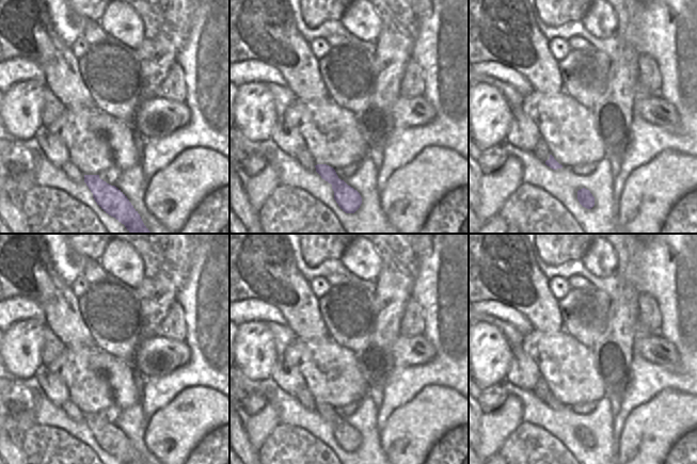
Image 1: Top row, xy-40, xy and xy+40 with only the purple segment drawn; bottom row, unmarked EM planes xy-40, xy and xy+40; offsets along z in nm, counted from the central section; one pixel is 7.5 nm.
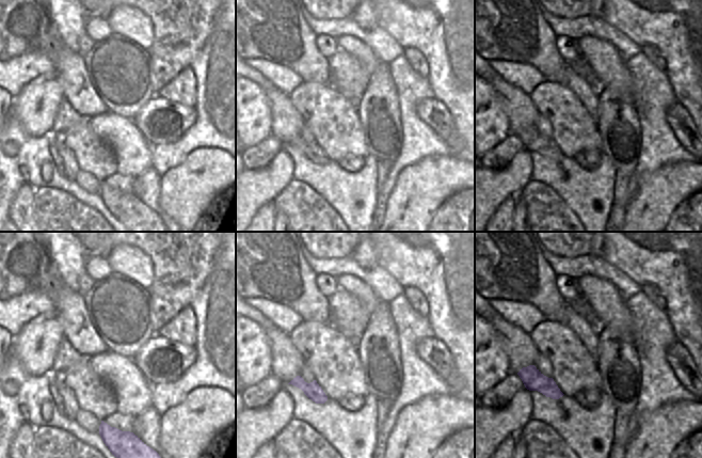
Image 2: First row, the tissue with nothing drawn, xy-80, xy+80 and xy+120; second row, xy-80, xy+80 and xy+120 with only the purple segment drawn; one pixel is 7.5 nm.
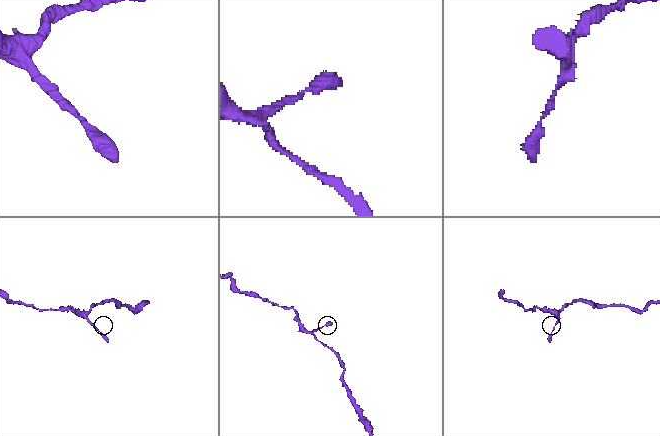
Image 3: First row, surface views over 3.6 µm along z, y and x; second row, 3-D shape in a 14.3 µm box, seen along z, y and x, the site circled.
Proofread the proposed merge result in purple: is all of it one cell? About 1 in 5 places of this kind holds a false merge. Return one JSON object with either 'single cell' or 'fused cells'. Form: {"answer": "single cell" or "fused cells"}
{"answer": "single cell"}

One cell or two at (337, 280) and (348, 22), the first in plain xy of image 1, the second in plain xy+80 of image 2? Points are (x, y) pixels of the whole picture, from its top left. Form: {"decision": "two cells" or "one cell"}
{"decision": "two cells"}

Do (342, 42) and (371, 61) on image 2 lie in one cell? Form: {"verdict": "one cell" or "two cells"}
{"verdict": "one cell"}

